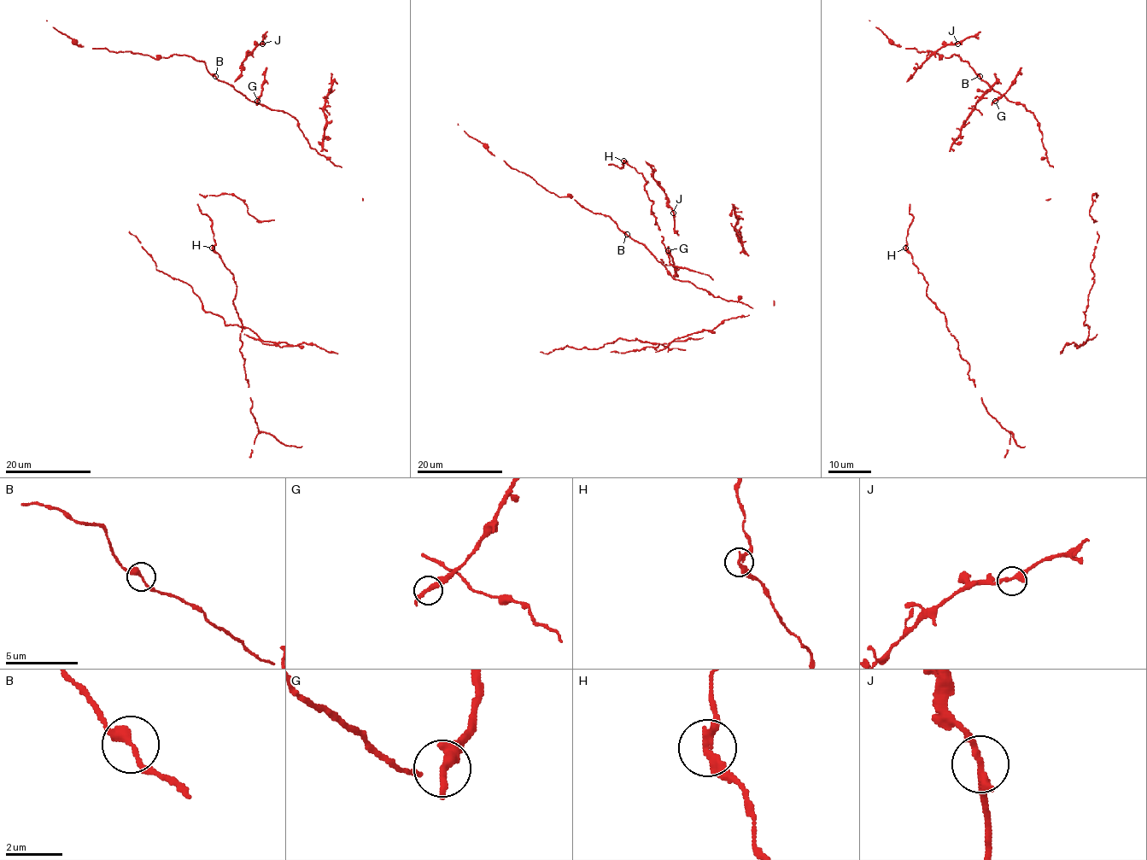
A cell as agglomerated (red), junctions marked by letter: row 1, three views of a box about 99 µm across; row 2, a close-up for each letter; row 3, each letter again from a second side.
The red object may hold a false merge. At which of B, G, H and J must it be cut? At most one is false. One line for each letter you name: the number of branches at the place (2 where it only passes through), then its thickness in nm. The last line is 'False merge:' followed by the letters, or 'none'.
H: branches 2; calibre 280 nm
False merge: H

